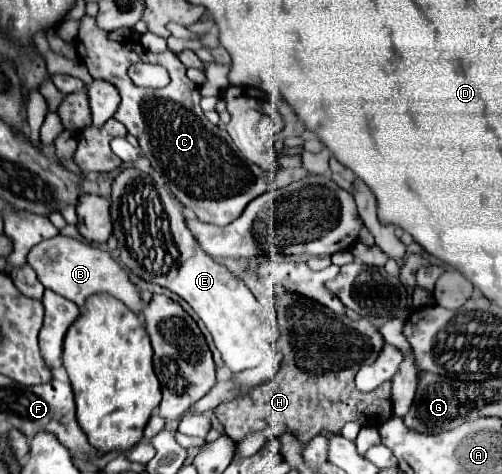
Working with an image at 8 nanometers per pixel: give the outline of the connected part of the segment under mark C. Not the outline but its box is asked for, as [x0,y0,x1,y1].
[77,16,310,226]

